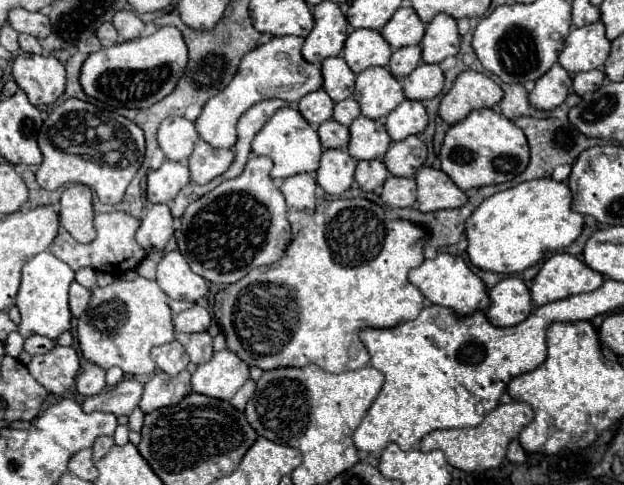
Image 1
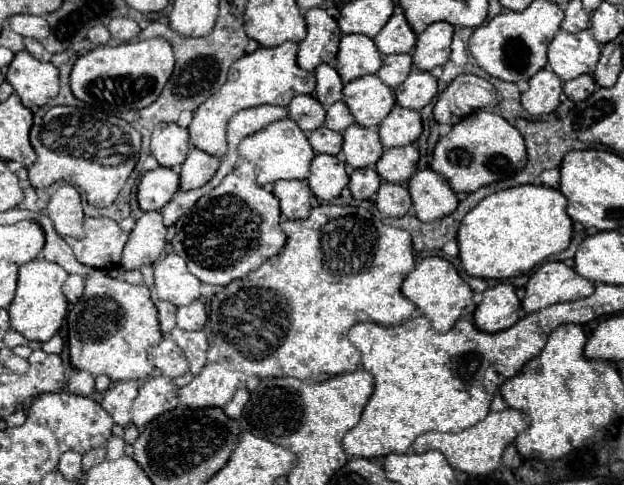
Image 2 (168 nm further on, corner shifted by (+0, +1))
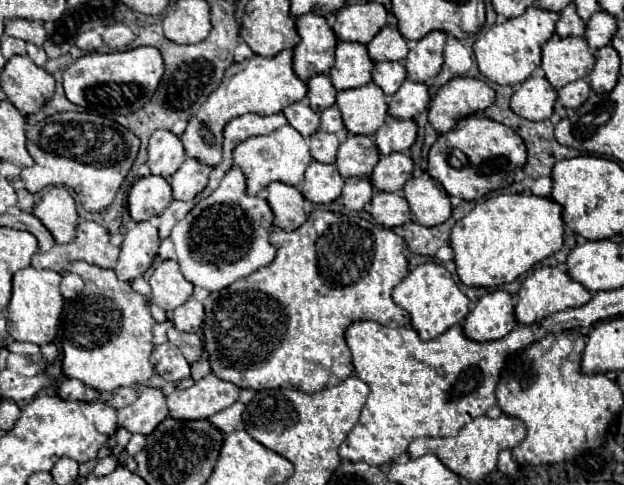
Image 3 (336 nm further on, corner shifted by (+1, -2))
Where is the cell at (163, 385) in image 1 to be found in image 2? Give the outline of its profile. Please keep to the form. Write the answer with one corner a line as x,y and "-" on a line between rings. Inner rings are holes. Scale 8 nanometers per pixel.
166,376
148,378
132,404
132,422
136,426
146,426
154,416
178,406
178,386

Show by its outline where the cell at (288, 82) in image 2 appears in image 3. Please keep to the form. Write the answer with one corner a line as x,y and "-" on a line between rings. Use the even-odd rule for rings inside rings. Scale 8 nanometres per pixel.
285,49
275,57
253,55
241,63
231,65
225,71
221,85
209,95
209,99
201,105
201,109
189,119
185,133
181,135
181,143
185,153
199,163
215,167
221,161
221,139
223,127
233,117
255,113
255,115
273,115
281,113
287,105
303,101
307,95
307,83
301,81
293,73
293,51

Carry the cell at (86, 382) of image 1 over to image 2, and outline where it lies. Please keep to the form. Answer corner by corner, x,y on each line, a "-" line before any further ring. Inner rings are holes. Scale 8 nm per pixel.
74,370
70,380
68,380
68,388
74,392
74,394
84,394
84,396
90,396
94,392
94,378
96,376
90,376
90,372
82,372
82,370

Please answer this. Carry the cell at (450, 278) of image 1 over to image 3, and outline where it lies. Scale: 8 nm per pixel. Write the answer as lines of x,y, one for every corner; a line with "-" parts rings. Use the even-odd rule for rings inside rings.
435,261
423,263
419,267
415,267
415,271
411,269
407,273
407,277
393,289
393,301
411,315
411,327
419,333
419,337
423,341
437,339
449,327
453,327
457,323
463,323
467,313
469,313
469,303
471,303
459,291
451,273

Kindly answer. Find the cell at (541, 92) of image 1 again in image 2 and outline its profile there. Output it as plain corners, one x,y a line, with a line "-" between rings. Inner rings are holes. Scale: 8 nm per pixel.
550,68
538,70
530,78
530,88
522,94
522,106
536,116
548,114
556,110
560,104
560,94
562,94
562,80
550,72

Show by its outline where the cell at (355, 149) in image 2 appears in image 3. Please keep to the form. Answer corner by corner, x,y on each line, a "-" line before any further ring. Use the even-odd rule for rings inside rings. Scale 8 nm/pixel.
349,135
337,151
337,169
347,177
369,177
379,161
377,147
367,135

